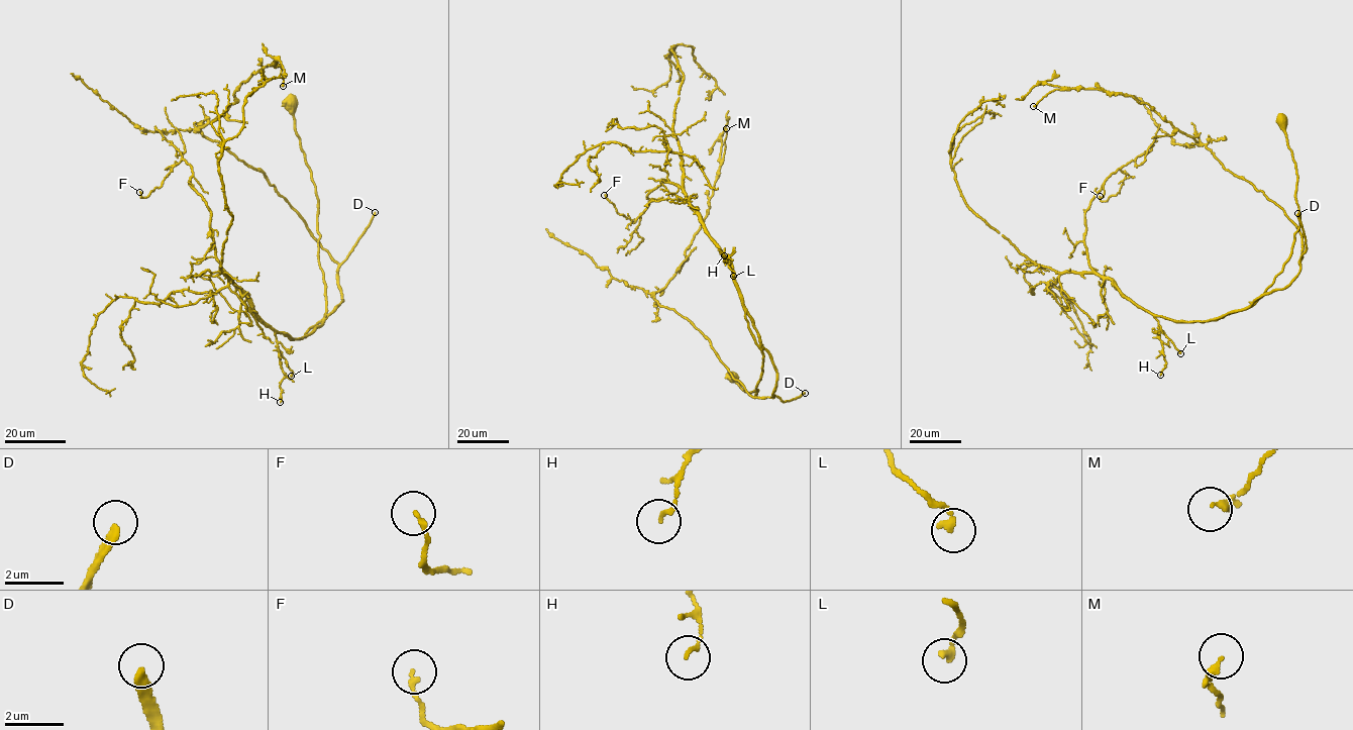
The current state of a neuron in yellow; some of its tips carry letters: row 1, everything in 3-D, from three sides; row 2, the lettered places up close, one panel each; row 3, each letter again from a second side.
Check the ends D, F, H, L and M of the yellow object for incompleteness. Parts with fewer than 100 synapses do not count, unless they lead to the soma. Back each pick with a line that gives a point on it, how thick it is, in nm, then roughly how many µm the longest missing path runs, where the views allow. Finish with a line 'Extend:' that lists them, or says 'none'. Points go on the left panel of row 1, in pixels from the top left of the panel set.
D: (375, 212) | 280 nm | 150 µm
Extend: D

